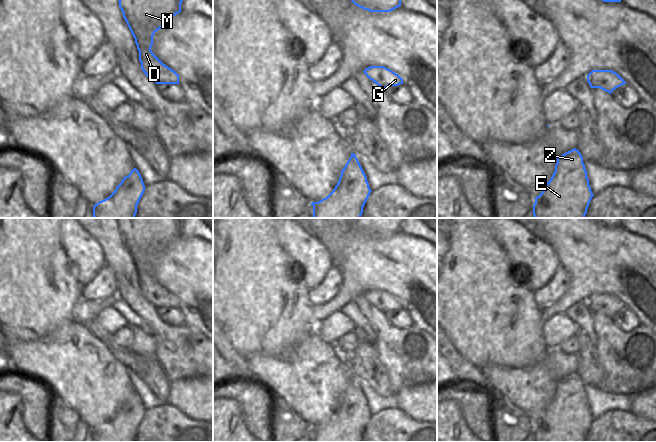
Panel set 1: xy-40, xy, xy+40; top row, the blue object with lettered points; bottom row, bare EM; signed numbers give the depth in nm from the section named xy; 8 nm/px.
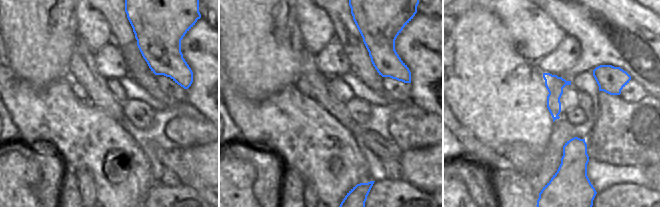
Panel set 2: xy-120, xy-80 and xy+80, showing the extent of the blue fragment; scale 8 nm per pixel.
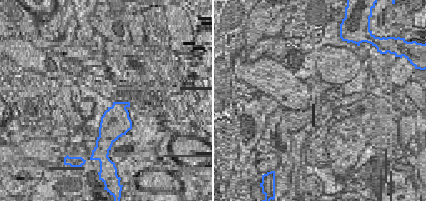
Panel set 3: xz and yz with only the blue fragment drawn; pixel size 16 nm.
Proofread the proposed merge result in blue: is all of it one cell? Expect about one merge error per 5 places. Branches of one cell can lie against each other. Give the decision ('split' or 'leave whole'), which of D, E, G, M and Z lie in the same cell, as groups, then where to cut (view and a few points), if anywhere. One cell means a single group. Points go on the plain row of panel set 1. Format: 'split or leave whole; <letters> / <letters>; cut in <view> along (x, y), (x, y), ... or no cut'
leave whole; D E G M Z; no cut

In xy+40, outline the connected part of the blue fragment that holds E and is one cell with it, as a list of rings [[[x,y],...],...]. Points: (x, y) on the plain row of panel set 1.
[[[576,372],[557,382],[555,395],[535,422],[535,442],[585,442],[593,421],[583,381]]]

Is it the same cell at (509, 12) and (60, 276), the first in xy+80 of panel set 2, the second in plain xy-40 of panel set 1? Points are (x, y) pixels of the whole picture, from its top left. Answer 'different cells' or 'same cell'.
different cells

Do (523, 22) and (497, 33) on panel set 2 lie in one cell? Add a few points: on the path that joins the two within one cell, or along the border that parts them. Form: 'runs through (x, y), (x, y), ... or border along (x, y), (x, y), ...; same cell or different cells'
border along (489, 12), (493, 13), (504, 26), (514, 51); different cells

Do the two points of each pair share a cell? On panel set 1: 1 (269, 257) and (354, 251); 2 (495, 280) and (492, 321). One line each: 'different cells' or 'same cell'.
1: different cells
2: same cell

